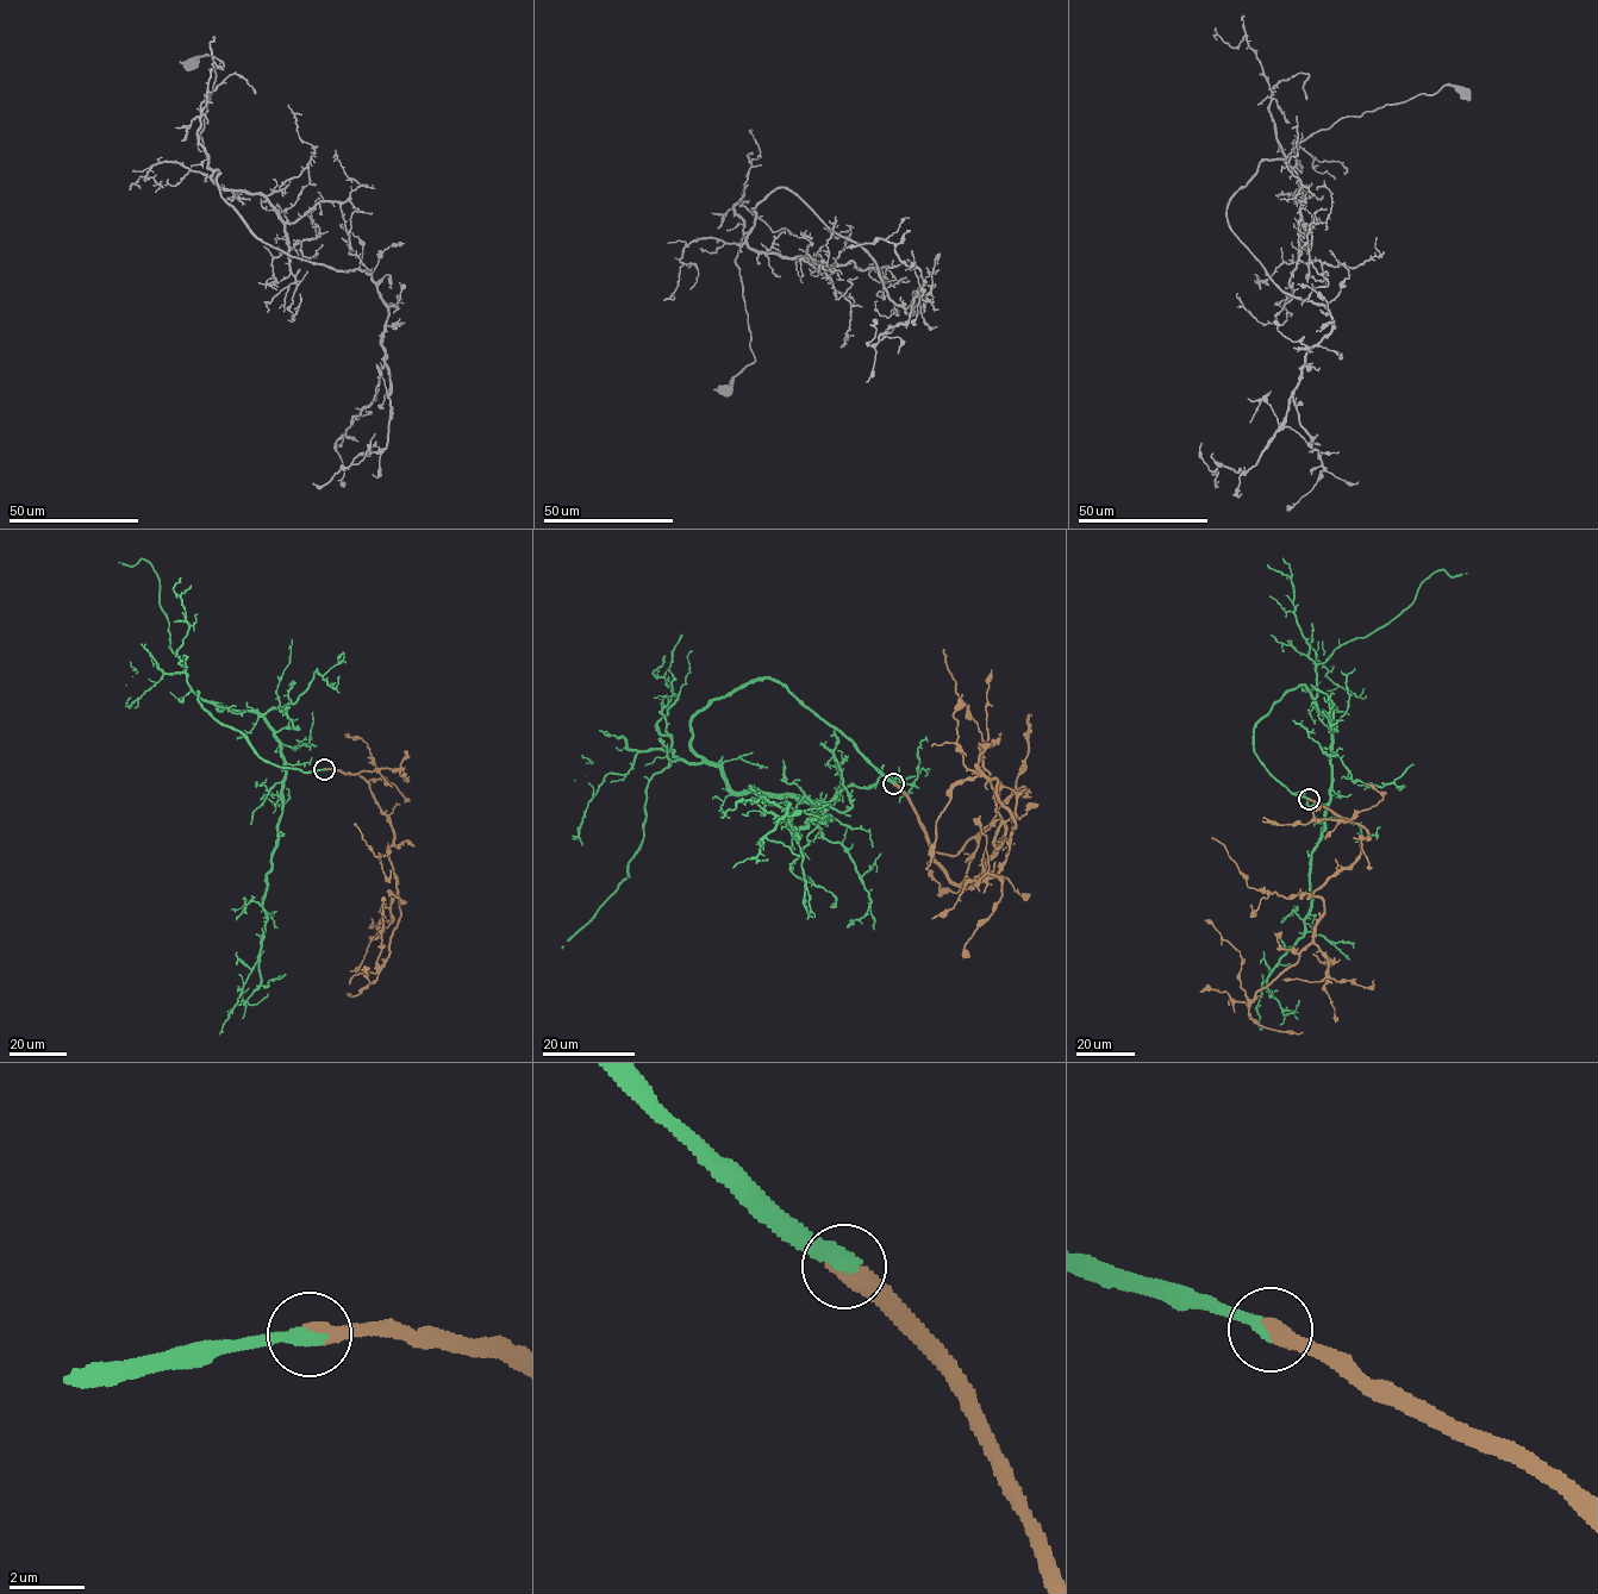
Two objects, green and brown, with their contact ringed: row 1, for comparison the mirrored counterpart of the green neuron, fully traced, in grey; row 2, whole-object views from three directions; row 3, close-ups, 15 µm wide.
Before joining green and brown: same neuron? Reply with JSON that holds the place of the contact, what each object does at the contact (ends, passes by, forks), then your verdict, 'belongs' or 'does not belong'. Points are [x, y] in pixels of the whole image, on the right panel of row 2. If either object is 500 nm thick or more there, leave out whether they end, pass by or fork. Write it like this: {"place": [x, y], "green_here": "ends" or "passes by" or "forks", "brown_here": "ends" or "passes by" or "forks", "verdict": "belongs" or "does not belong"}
{"place": [1309, 799], "verdict": "belongs"}

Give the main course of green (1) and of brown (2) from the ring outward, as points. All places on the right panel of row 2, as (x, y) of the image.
1: (1309, 799), (1254, 750), (1258, 720), (1300, 685), (1333, 719), (1330, 804), (1303, 936), (1261, 985), (1260, 1030)
2: (1309, 799), (1367, 835), (1312, 894), (1324, 913), (1299, 960), (1250, 1001), (1240, 952), (1204, 919)

